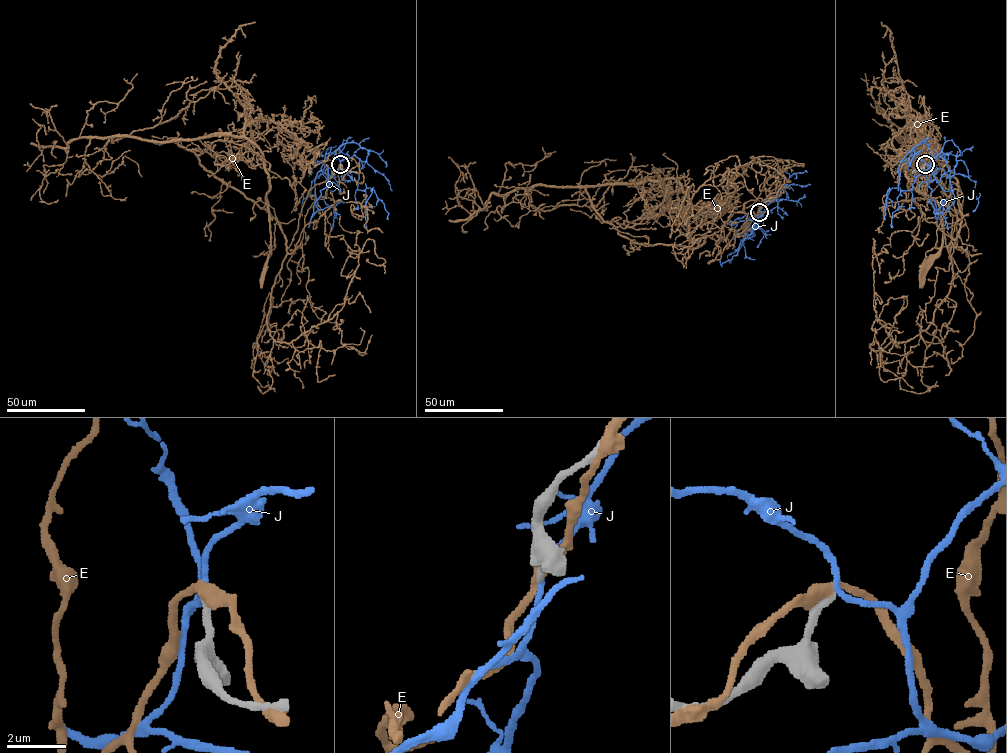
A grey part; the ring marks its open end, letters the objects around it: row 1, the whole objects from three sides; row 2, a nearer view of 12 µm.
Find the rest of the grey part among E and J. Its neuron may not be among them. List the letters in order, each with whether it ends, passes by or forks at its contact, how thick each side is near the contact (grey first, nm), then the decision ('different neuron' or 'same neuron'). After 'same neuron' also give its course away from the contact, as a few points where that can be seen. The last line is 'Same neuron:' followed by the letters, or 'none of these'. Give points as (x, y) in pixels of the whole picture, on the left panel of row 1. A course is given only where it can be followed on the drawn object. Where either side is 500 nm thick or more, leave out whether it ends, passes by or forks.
E: it passes by; calibres 300 and 400 nm; different neuron
J: it passes by; calibres 240 and 170 nm; different neuron
Same neuron: none of these

